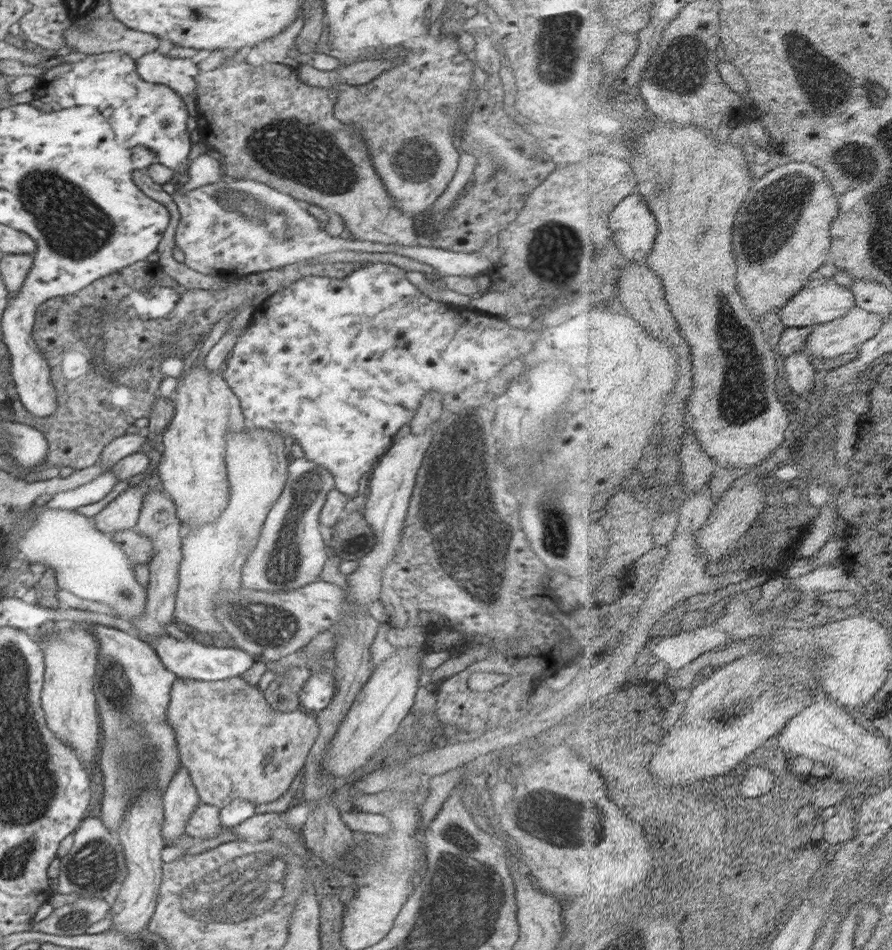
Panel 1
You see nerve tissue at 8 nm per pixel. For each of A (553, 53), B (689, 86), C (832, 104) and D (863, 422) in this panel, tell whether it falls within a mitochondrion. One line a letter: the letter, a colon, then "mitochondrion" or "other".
A: mitochondrion
B: other
C: mitochondrion
D: other

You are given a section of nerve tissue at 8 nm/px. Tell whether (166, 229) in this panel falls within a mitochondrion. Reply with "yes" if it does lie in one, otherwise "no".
no

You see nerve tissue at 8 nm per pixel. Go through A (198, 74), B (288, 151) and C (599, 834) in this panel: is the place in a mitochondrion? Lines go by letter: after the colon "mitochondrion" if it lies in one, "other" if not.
A: other
B: mitochondrion
C: other

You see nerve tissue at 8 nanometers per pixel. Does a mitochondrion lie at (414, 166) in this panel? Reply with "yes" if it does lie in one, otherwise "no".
yes

